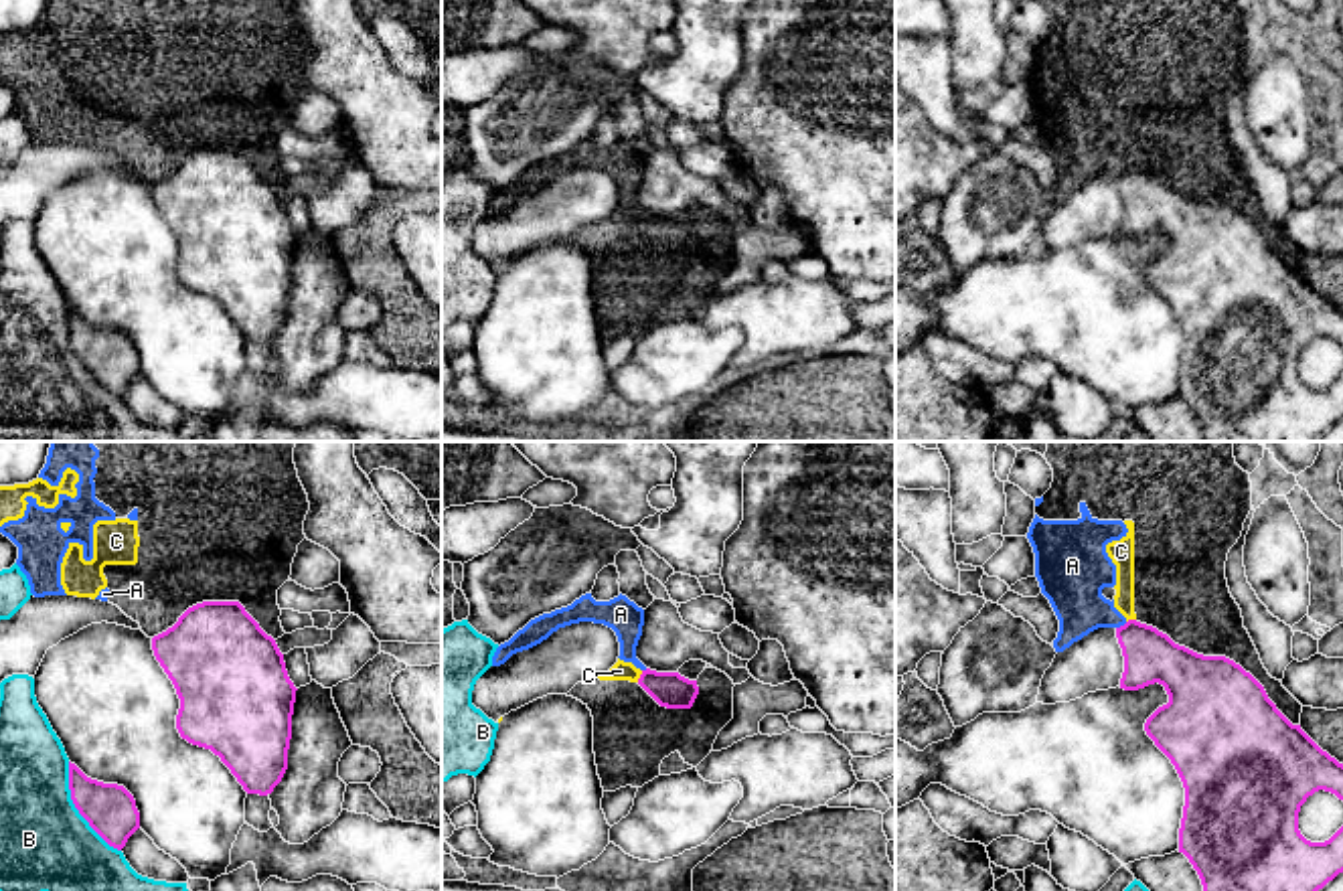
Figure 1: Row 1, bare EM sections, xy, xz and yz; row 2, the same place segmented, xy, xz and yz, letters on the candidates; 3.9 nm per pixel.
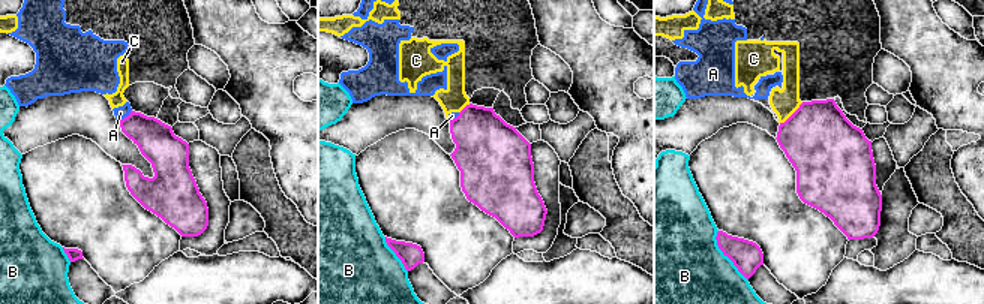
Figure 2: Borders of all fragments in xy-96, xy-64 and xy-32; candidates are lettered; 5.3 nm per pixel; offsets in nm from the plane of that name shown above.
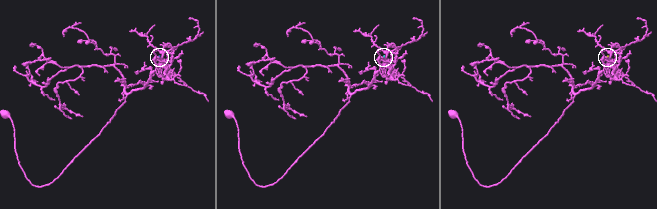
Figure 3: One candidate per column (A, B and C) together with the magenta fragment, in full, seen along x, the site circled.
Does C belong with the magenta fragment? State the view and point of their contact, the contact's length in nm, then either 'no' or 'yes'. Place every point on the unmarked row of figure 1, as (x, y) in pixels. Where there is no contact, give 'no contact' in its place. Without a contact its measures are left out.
meets magenta in xz at (641, 223); contact 50 nm long; no

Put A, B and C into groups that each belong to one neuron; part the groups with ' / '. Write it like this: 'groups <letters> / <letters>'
groups A C / B

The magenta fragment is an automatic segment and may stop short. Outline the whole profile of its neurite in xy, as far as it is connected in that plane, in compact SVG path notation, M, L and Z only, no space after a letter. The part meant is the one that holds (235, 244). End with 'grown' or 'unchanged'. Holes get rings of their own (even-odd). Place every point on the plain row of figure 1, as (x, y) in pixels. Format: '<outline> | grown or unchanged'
M203 148L154 182L152 196L180 245L180 284L219 302L247 340L271 340L288 316L298 237L275 186L239 148Z | unchanged

